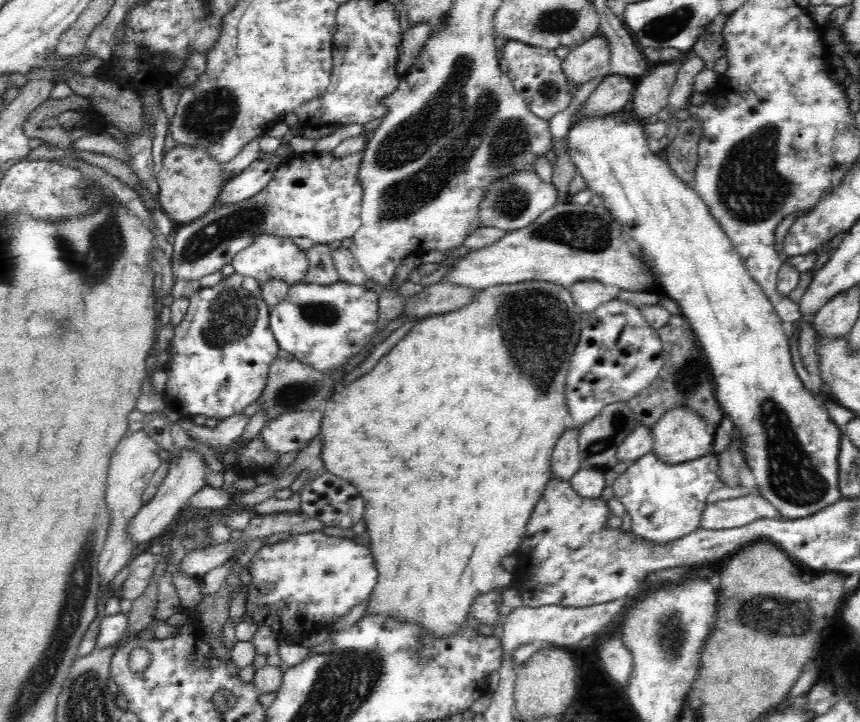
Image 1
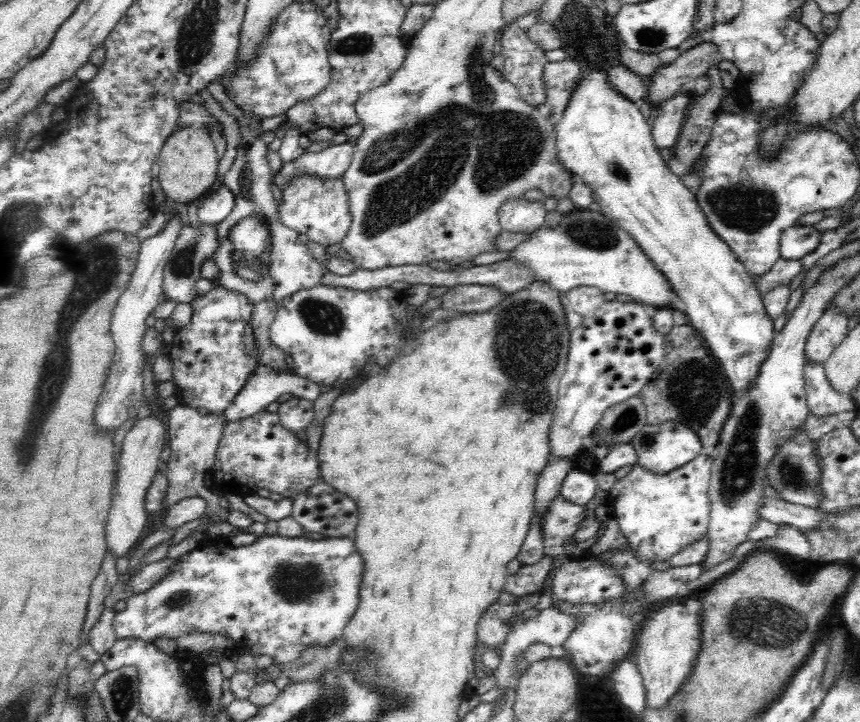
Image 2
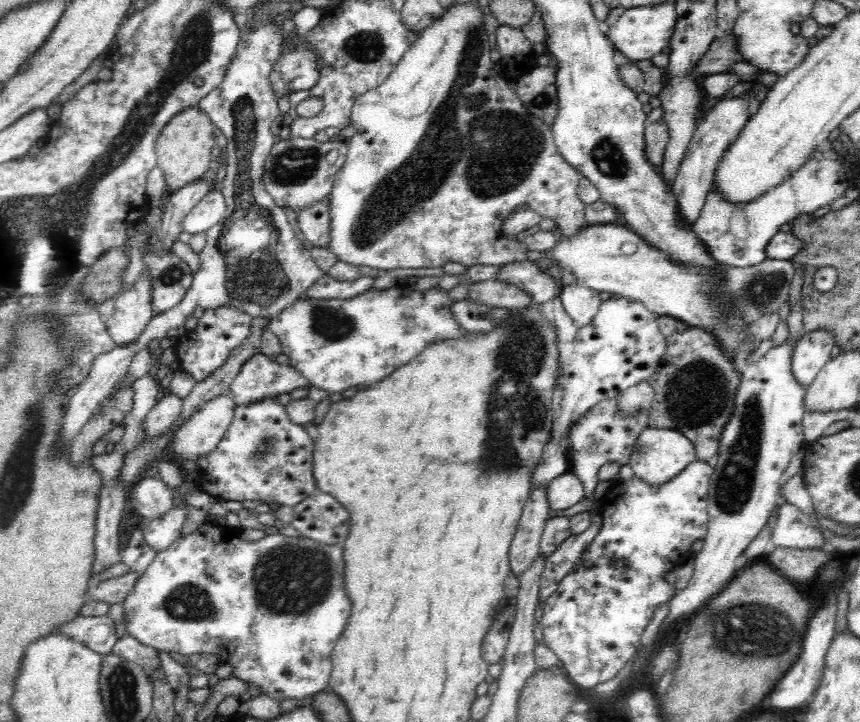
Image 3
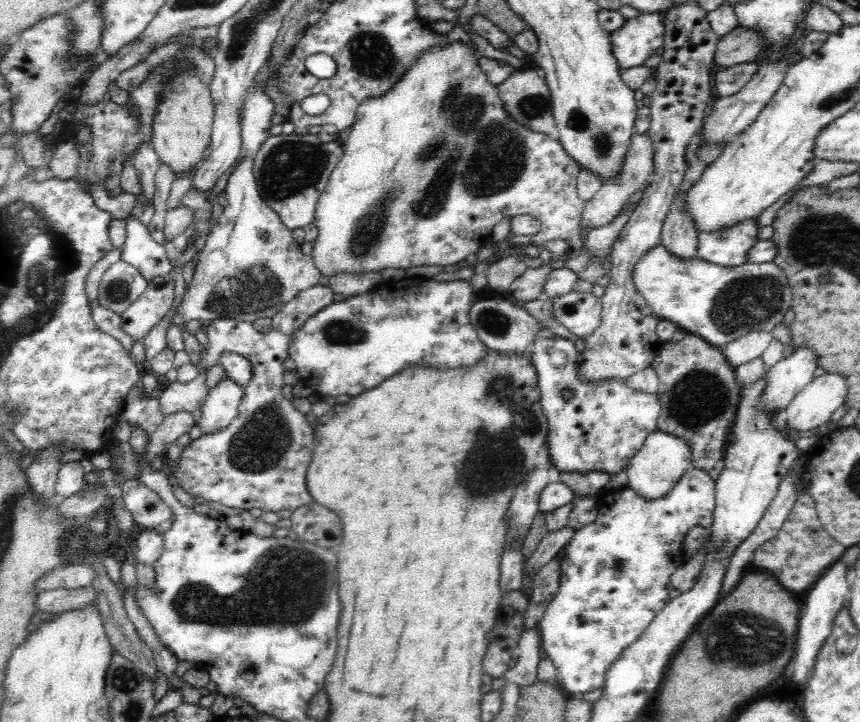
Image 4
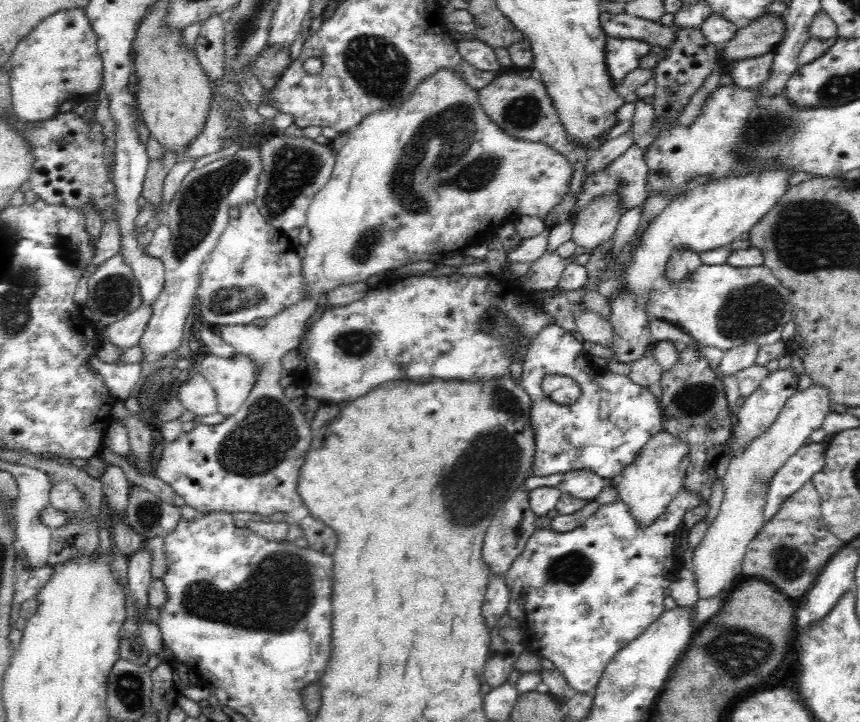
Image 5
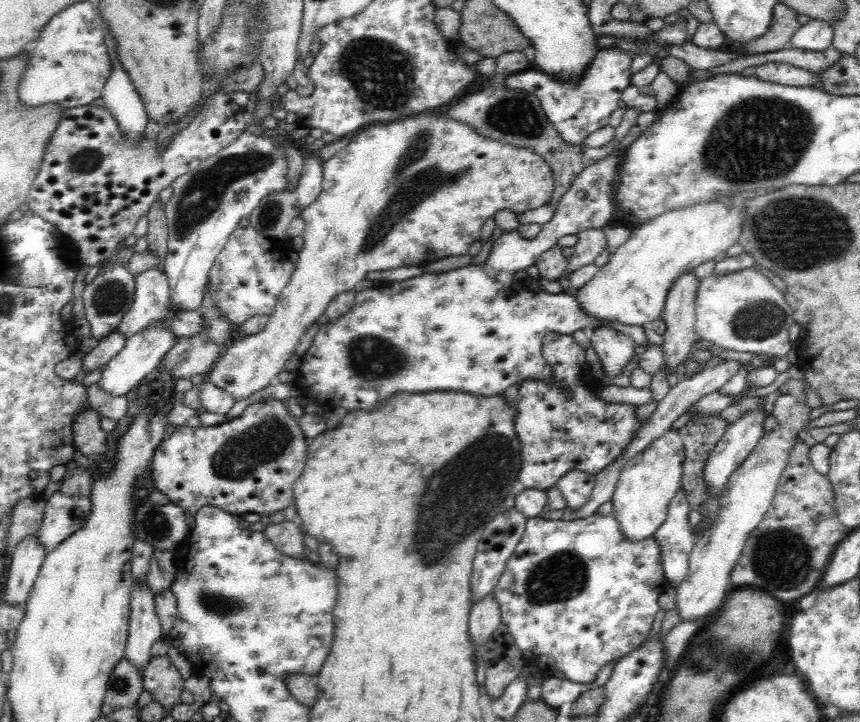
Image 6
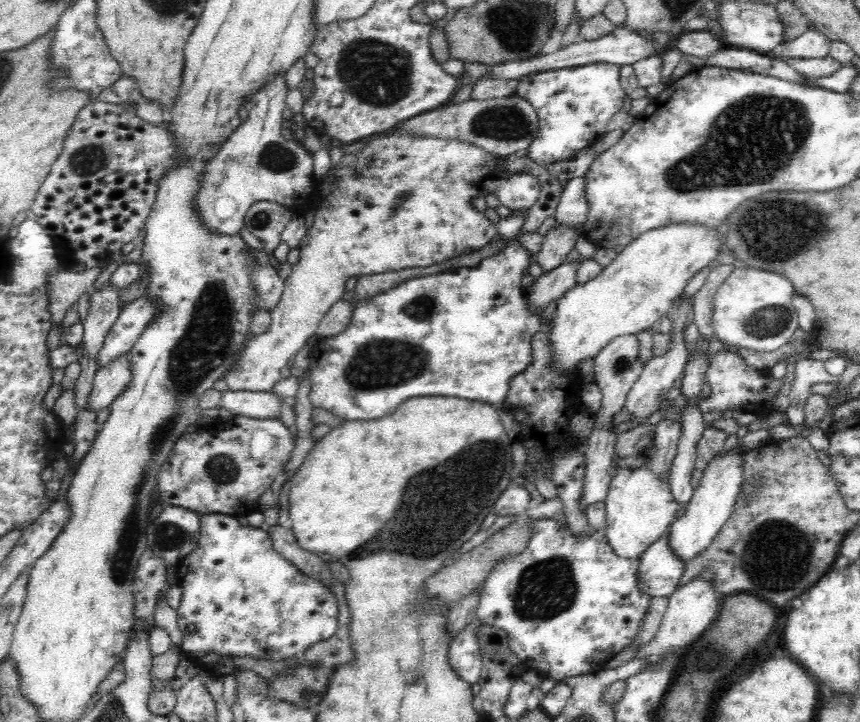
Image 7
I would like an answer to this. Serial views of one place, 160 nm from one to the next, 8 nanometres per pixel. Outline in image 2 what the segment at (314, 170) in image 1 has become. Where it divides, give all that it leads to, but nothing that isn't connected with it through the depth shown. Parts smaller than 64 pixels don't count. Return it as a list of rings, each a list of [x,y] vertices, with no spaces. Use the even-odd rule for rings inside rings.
[[[298,175],[282,191],[284,201],[278,205],[278,216],[281,223],[298,234],[306,234],[309,240],[330,246],[341,242],[350,226],[348,197],[342,185],[342,179],[316,179],[310,175]],[[202,225],[199,229],[184,227],[178,235],[169,261],[163,270],[163,298],[174,304],[188,304],[196,297],[196,282],[200,280],[200,262],[214,254],[218,248],[215,225]]]

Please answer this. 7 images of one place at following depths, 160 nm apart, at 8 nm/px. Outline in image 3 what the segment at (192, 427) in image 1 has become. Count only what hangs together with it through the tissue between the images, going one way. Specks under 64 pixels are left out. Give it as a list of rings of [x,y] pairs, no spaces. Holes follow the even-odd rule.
[[[260,352],[240,366],[229,391],[240,407],[256,402],[258,398],[272,398],[308,385],[308,379],[291,365],[279,365]]]

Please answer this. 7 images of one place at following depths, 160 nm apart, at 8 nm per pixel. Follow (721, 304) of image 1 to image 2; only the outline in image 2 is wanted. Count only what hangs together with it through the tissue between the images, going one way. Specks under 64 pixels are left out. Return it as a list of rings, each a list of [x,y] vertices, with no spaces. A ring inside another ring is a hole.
[[[569,1],[564,8],[563,14],[560,16],[560,22],[558,24],[558,29],[560,31],[568,32],[572,36],[572,42],[576,44],[576,49],[571,49],[574,52],[574,56],[578,61],[582,61],[582,65],[586,65],[583,74],[580,76],[576,87],[570,91],[570,100],[566,102],[566,108],[560,119],[557,120],[555,125],[555,145],[557,150],[557,157],[560,159],[561,163],[574,175],[578,175],[591,189],[594,193],[594,200],[599,204],[603,216],[614,220],[618,226],[622,227],[630,234],[630,236],[638,243],[638,246],[646,253],[646,256],[654,263],[654,266],[658,267],[658,270],[662,271],[662,274],[668,279],[671,288],[677,294],[677,298],[681,301],[683,309],[687,317],[690,319],[690,324],[694,326],[697,334],[703,339],[704,345],[716,360],[722,364],[724,372],[726,372],[726,378],[730,383],[731,389],[733,390],[733,398],[736,392],[742,394],[742,390],[754,382],[756,378],[756,372],[758,372],[758,366],[762,364],[762,360],[766,358],[767,352],[770,349],[771,342],[774,336],[773,322],[770,321],[770,317],[766,315],[764,311],[764,305],[762,305],[762,299],[760,298],[760,293],[752,281],[752,275],[746,271],[744,265],[738,261],[738,257],[734,256],[730,247],[714,233],[712,229],[708,226],[706,216],[704,216],[700,205],[697,203],[697,197],[694,197],[694,193],[684,186],[684,182],[679,176],[674,175],[668,165],[662,159],[660,155],[659,148],[654,144],[654,139],[651,135],[651,126],[646,121],[640,109],[638,103],[632,102],[629,98],[626,98],[625,94],[620,94],[614,89],[614,85],[610,85],[610,76],[608,75],[609,67],[605,59],[605,54],[607,53],[606,47],[604,46],[602,40],[594,31],[590,31],[592,28],[592,21],[586,19],[584,12],[581,12],[581,7],[577,4]],[[805,430],[800,432],[792,442],[784,444],[778,456],[771,460],[767,468],[768,485],[778,491],[779,498],[794,504],[817,508],[820,502],[818,489],[818,459],[817,446],[806,437]]]

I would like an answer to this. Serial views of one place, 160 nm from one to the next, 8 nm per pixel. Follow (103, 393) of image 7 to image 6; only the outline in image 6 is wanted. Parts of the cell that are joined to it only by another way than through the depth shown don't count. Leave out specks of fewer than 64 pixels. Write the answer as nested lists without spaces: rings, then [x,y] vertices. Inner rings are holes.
[[[152,327],[125,339],[122,350],[113,356],[102,368],[98,386],[112,396],[124,396],[156,368],[162,354],[174,344],[174,335],[164,327]]]

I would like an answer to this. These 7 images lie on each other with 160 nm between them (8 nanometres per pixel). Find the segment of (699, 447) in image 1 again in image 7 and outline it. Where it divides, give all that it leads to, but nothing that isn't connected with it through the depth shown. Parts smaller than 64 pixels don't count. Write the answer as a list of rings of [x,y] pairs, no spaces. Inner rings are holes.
[[[662,420],[657,424],[653,441],[656,442],[652,456],[642,468],[616,470],[603,500],[606,512],[604,537],[614,555],[625,560],[636,560],[653,545],[674,522],[674,513],[687,506],[678,502],[669,488],[668,472],[676,455],[681,436],[681,421]]]

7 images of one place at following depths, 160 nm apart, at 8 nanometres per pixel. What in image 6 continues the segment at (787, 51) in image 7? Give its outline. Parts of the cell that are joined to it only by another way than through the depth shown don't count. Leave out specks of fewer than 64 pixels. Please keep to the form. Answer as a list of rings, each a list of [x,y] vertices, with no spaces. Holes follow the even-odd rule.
[[[810,20],[794,32],[788,46],[805,51],[820,52],[831,45],[832,38],[832,25],[818,20]]]

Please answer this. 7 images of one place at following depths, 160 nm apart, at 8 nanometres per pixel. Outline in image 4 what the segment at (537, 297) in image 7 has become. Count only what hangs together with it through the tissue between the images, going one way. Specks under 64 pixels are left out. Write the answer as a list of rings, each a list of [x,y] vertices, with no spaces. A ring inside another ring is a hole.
[[[634,134],[630,140],[630,148],[626,150],[624,154],[624,160],[622,160],[622,166],[620,166],[620,172],[618,176],[614,178],[608,178],[603,180],[602,186],[600,186],[598,192],[594,194],[594,198],[587,200],[584,203],[584,210],[582,210],[580,232],[588,232],[593,228],[600,228],[611,224],[621,214],[626,204],[629,202],[629,198],[638,192],[648,174],[652,172],[653,168],[653,152],[652,139],[649,135]]]

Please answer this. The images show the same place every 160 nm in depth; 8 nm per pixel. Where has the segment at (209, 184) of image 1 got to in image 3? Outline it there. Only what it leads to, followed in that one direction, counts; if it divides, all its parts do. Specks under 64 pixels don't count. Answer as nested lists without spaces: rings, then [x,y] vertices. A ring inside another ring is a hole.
[[[198,104],[178,110],[178,114],[174,114],[166,122],[166,126],[162,126],[156,141],[155,153],[158,168],[164,173],[170,191],[186,186],[186,183],[200,178],[208,170],[214,158],[211,150],[216,146],[214,130],[212,119],[200,110]]]

